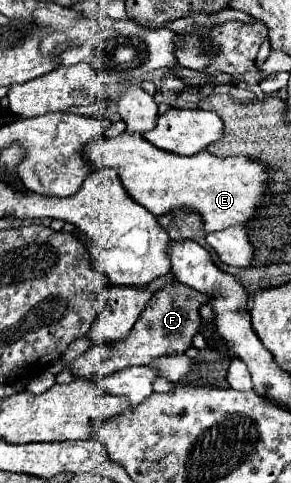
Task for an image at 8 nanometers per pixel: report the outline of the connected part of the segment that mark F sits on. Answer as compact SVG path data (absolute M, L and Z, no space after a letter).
M172 282L162 290L154 292L148 300L148 306L142 310L136 326L130 330L124 342L116 342L116 346L96 346L92 344L82 356L78 356L70 364L70 372L74 378L100 378L114 374L116 370L124 370L138 364L150 364L160 356L184 354L192 346L192 338L200 328L200 314L198 308L208 302L206 294L192 290L180 282Z

